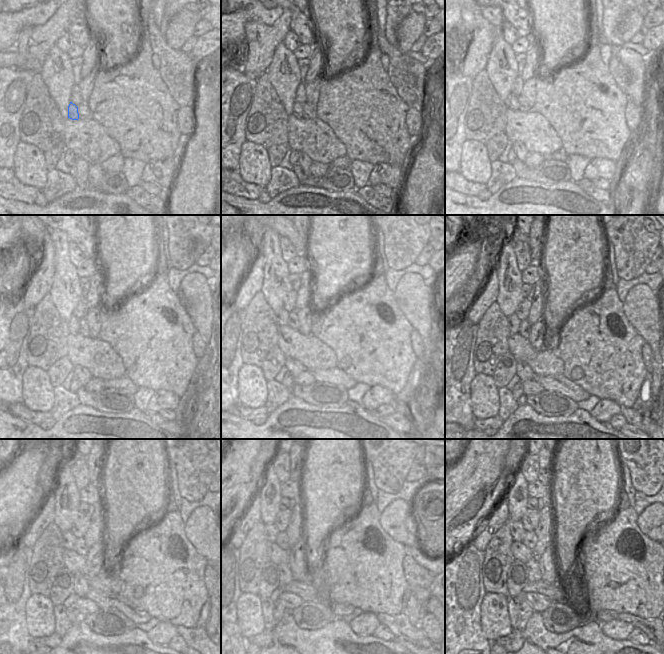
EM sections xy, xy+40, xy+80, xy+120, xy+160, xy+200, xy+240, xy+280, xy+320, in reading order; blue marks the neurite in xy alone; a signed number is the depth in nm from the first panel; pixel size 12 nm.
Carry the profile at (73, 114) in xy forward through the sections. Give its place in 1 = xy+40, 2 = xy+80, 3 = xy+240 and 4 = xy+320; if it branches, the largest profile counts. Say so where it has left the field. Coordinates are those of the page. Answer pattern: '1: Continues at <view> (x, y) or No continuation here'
1: Continues at xy+40 (297, 110)
2: Continues at xy+80 (524, 105)
3: Continues at xy+240 (68, 539)
4: Continues at xy+320 (516, 528)

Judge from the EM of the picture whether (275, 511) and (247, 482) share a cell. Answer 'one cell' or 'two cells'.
two cells

